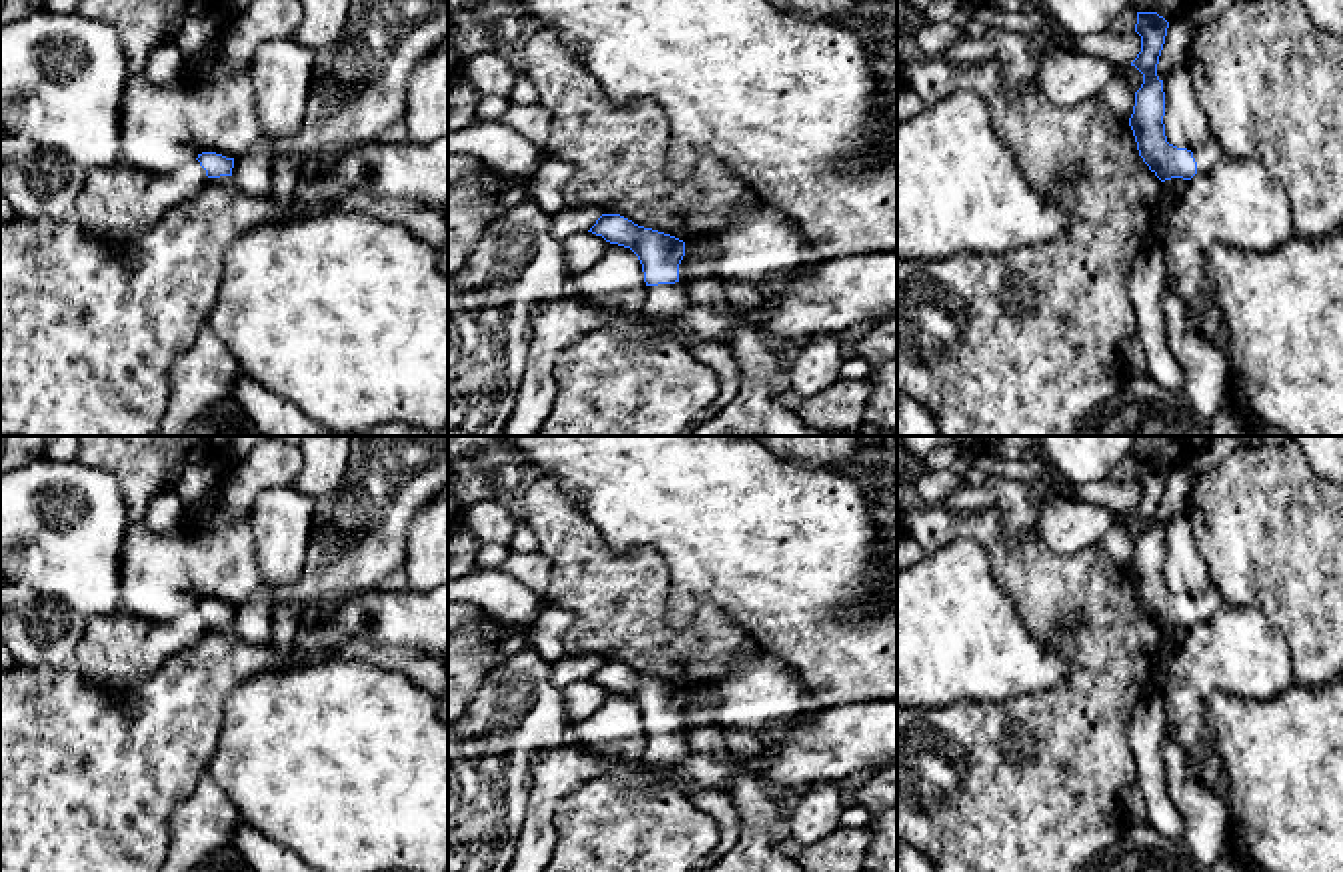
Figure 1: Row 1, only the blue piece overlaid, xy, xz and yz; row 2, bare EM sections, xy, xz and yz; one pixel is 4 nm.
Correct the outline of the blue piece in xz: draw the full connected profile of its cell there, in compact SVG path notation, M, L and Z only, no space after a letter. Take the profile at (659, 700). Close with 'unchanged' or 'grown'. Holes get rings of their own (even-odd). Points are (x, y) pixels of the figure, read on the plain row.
M602 662L588 680L630 696L638 704L648 734L642 762L681 764L687 760L689 742L679 732L679 712L685 704L683 688L638 674L620 662Z; grown

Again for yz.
M1137 460L1135 480L1141 484L1141 500L1131 510L1141 522L1143 532L1135 540L1135 554L1129 566L1139 604L1161 628L1191 628L1197 620L1209 620L1225 600L1217 586L1209 586L1201 596L1187 598L1167 590L1165 584L1165 540L1157 524L1159 504L1165 492L1169 470L1157 460Z; grown

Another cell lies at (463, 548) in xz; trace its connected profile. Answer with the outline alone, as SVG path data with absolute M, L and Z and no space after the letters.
M448 528L448 576L464 576L476 568L480 542L464 528Z

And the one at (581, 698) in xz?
M592 680L562 688L564 704L572 724L586 720L608 698L610 690Z

